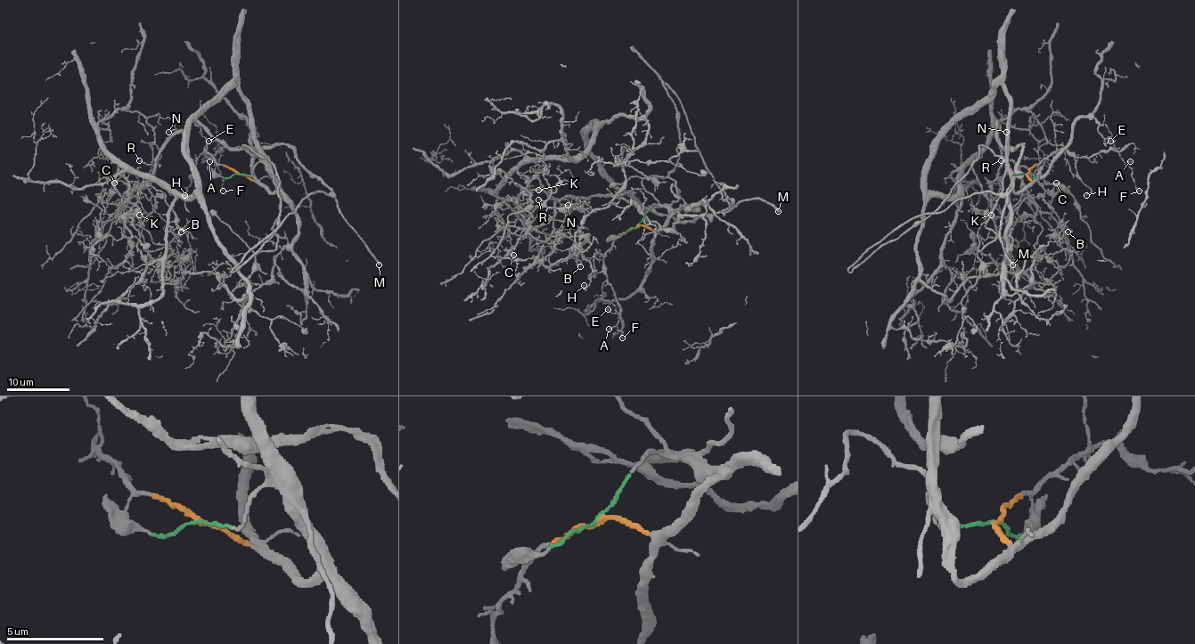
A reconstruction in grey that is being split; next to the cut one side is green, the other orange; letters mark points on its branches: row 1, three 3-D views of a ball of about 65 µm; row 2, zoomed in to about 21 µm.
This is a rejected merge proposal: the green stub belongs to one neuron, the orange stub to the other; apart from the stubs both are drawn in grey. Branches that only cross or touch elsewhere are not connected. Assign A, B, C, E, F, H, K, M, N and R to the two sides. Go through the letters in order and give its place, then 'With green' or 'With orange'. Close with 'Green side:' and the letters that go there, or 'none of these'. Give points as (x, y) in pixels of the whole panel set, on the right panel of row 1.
A: Place: (1130, 161). With orange
B: Place: (1068, 232). With green
C: Place: (1056, 183). With green
E: Place: (1110, 141). With orange
F: Place: (1139, 191). With orange
H: Place: (1086, 195). With orange
K: Place: (991, 215). With green
M: Place: (1012, 264). With green
N: Place: (1006, 132). With green
R: Place: (1001, 160). With green
Green side: B, C, K, M, N, R

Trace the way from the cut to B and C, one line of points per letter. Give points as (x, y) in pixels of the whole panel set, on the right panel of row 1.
B: (1027, 173), (978, 146), (881, 241), (1005, 191), (1022, 144), (997, 121), (1066, 251), (1068, 232)
C: (1027, 173), (978, 146), (881, 241), (1010, 187), (1022, 144), (997, 121), (1039, 210), (1057, 182)

